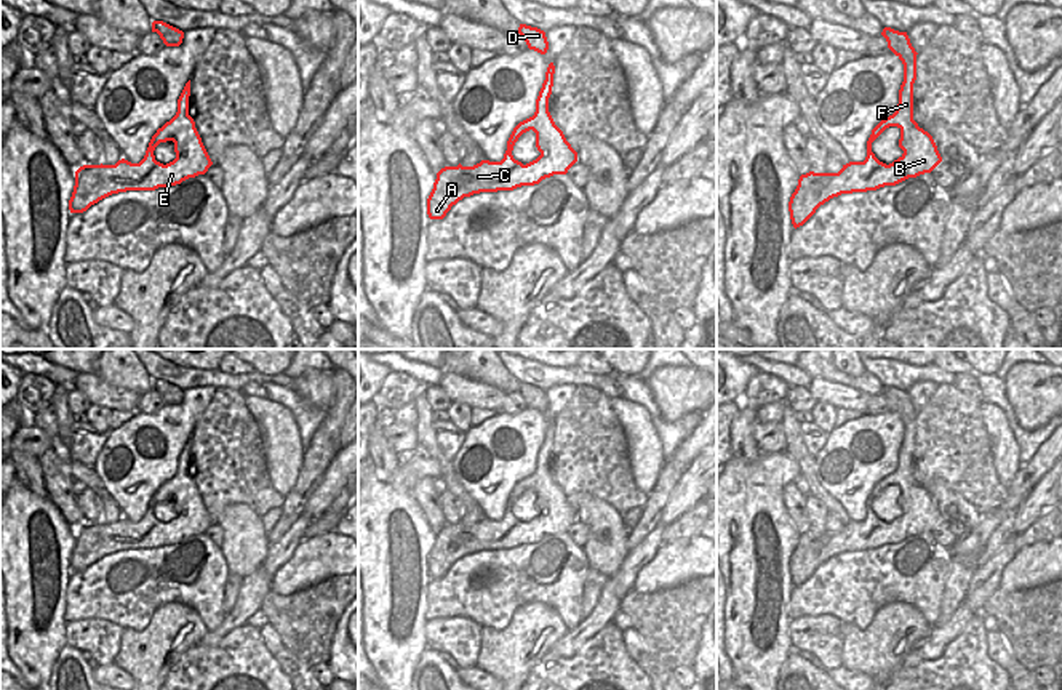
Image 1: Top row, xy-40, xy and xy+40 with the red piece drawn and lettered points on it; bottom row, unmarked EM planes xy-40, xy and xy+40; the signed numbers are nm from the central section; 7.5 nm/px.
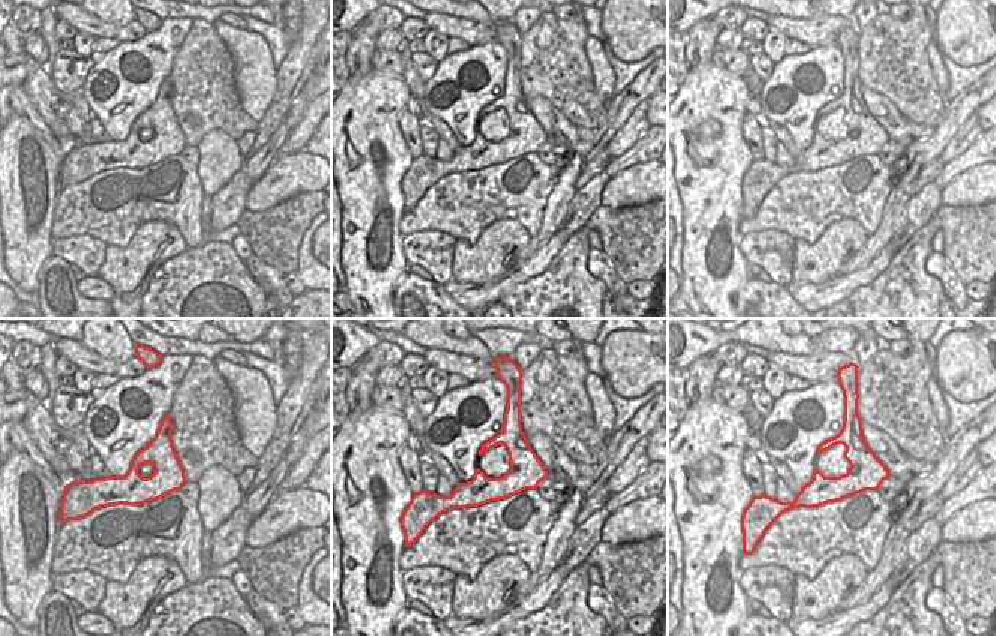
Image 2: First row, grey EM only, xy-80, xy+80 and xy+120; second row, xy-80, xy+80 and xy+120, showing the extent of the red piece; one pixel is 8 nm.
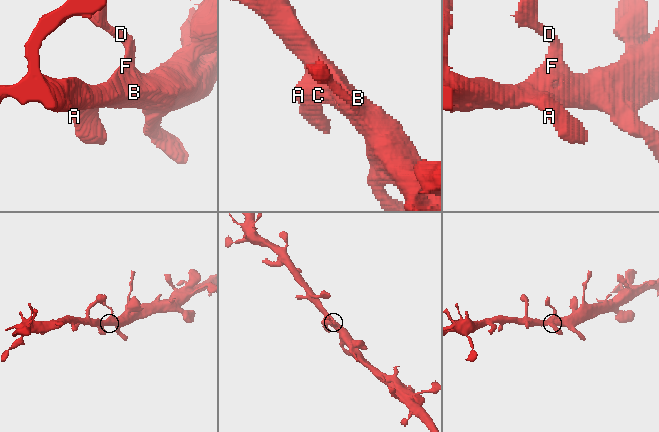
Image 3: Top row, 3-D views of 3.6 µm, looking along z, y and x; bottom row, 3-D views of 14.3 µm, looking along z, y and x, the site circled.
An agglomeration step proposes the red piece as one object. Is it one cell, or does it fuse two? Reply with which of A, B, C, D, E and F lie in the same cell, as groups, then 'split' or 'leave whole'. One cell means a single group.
groups A B C D E F; leave whole

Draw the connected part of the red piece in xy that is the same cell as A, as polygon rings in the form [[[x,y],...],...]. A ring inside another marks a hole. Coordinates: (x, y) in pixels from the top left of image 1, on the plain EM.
[[[550,421],[536,458],[536,471],[513,487],[501,520],[481,519],[473,525],[462,525],[459,522],[457,525],[445,525],[437,532],[433,548],[427,557],[427,573],[430,578],[443,578],[451,565],[464,556],[534,544],[553,533],[566,533],[577,520],[577,511],[566,499],[549,471],[553,432],[555,424]],[[529,488],[536,491],[536,506],[541,514],[523,524],[513,517],[512,509],[518,496]]]

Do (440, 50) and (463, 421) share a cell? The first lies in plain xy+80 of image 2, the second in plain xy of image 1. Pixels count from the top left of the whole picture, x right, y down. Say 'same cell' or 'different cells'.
same cell

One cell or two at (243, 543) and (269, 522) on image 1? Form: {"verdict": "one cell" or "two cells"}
{"verdict": "two cells"}

